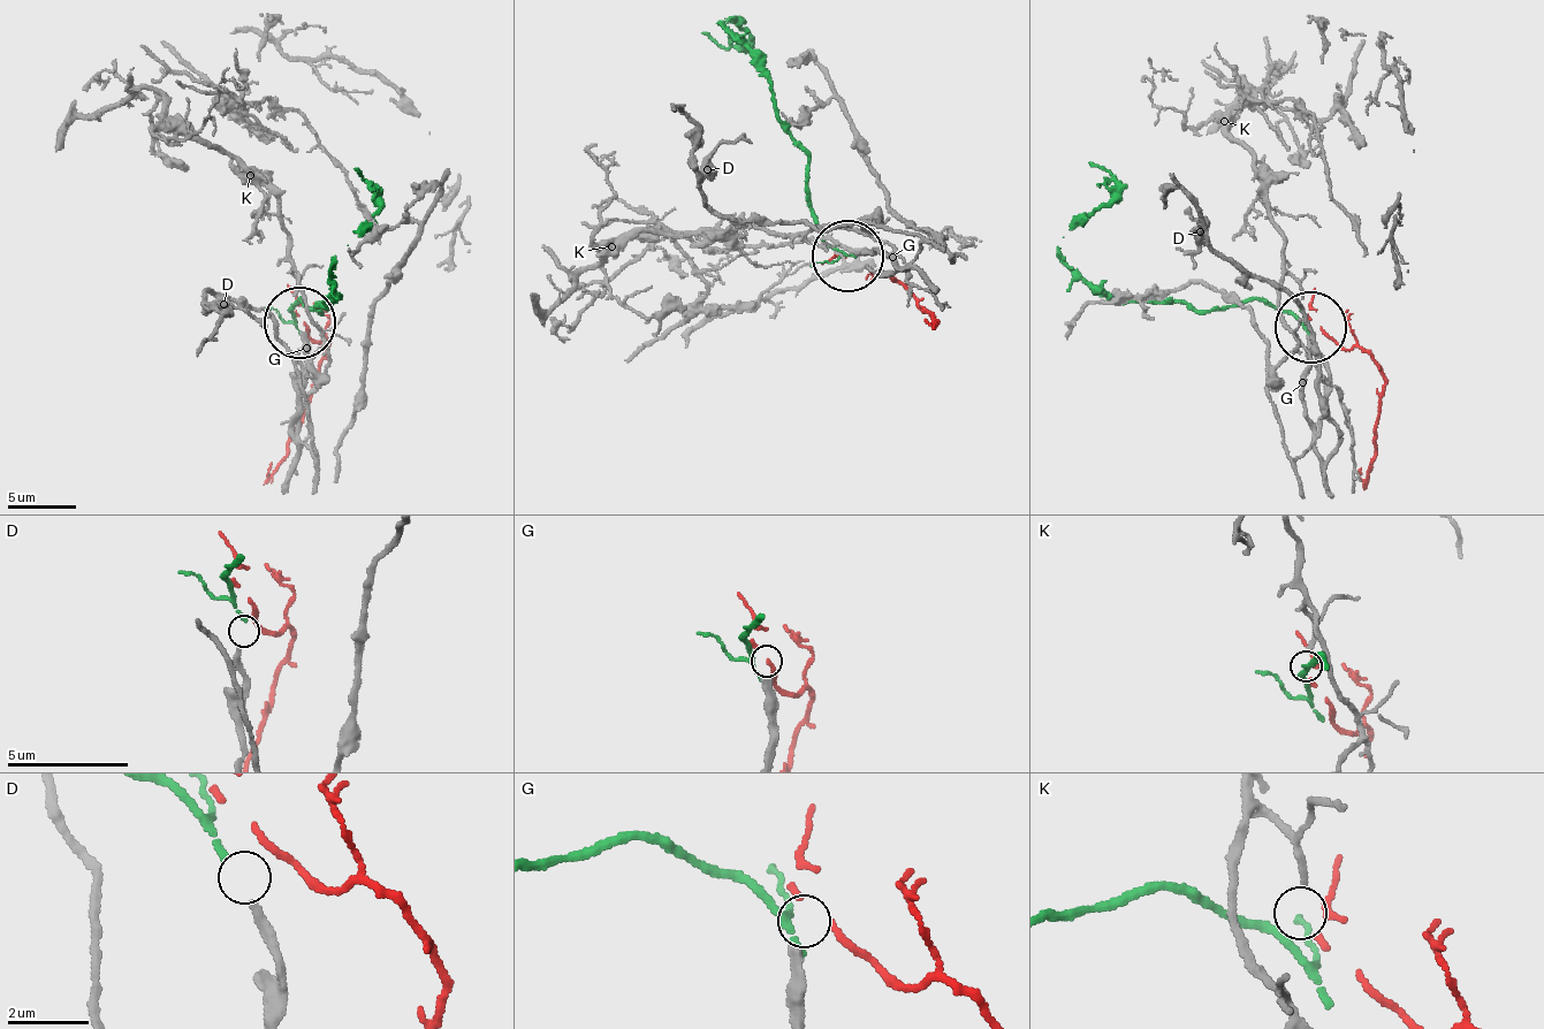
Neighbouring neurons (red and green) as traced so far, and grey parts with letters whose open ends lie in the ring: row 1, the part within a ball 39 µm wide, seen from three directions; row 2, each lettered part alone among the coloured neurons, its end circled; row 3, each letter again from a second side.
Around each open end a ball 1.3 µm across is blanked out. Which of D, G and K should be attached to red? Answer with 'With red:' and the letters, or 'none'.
With red: K

